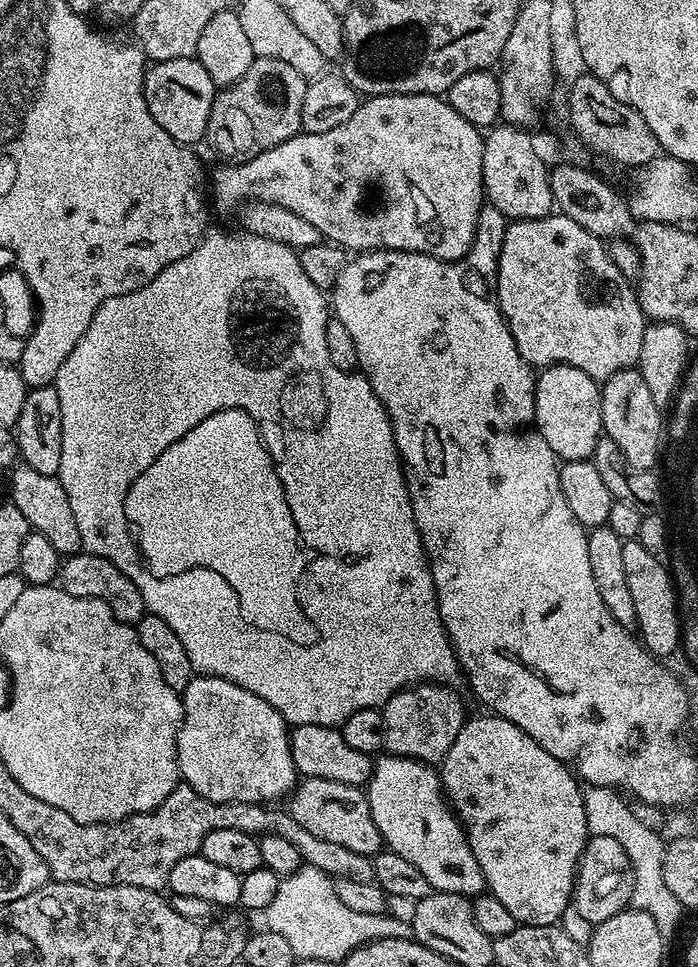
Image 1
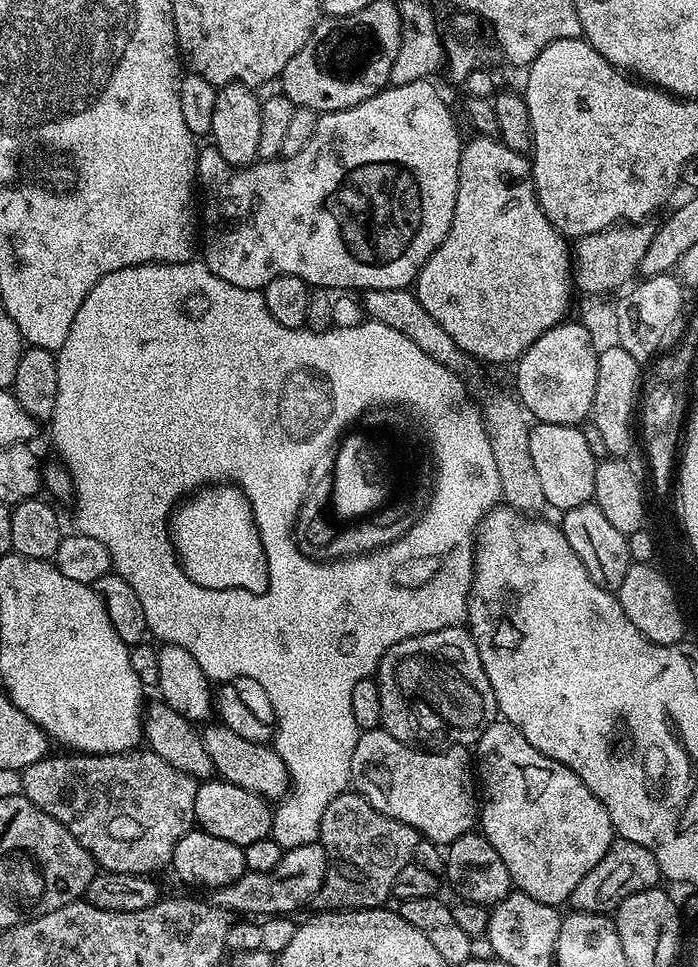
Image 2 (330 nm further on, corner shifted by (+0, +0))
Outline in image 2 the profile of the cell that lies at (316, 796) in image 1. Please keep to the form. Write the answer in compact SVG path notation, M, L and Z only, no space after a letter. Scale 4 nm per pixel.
M219 722L212 723L207 725L208 729L203 729L202 735L206 754L210 754L212 771L219 779L234 786L242 786L242 790L250 790L250 794L258 794L269 802L279 802L289 795L288 771L282 758L276 753L275 747L250 742L247 738L234 734L234 730L230 730L226 725Z

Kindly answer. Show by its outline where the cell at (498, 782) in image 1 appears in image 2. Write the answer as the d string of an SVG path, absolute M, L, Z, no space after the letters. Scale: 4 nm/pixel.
M503 718L476 741L474 764L482 789L478 828L490 846L498 850L498 858L506 862L513 885L530 894L530 898L538 898L538 902L560 906L563 900L571 901L574 886L602 862L614 843L606 806L590 794L578 774L534 750L520 731Z

